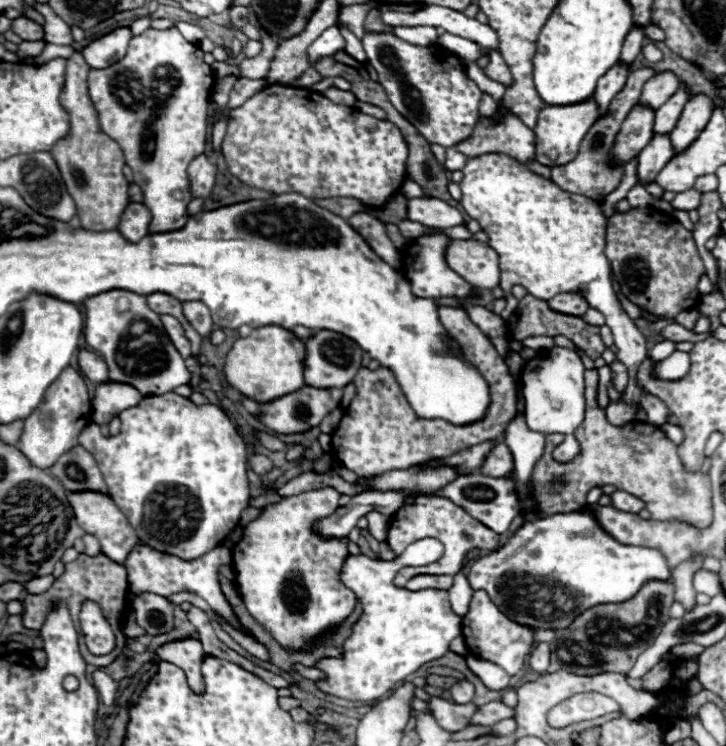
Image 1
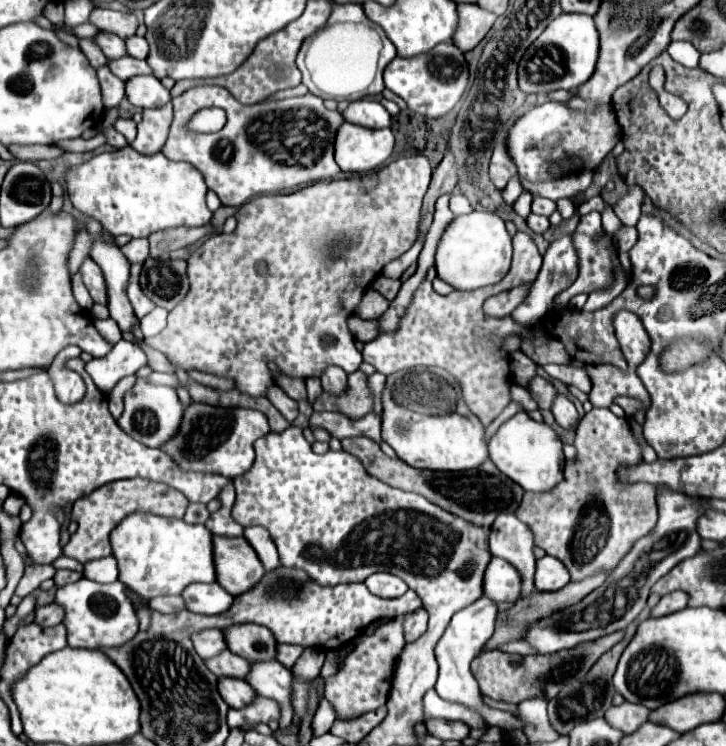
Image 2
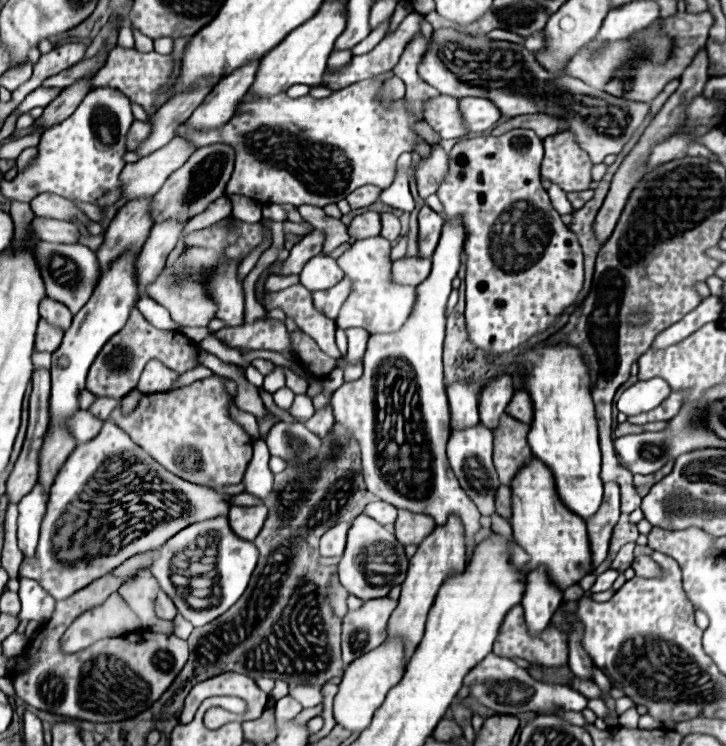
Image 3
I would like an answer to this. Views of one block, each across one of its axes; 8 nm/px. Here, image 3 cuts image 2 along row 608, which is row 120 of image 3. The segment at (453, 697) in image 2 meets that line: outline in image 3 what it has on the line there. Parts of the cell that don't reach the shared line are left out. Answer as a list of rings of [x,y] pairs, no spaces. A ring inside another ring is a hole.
[[[464,98],[460,100],[460,116],[466,124],[468,134],[486,132],[500,120],[500,110],[486,98]]]

